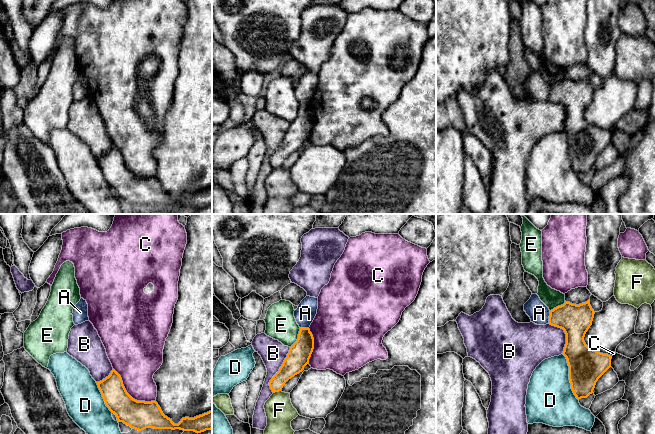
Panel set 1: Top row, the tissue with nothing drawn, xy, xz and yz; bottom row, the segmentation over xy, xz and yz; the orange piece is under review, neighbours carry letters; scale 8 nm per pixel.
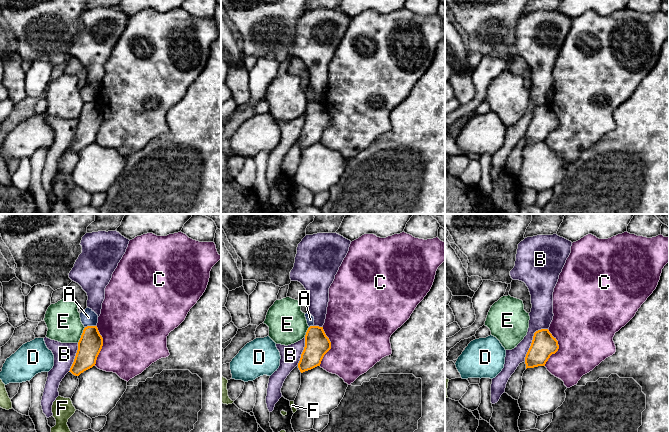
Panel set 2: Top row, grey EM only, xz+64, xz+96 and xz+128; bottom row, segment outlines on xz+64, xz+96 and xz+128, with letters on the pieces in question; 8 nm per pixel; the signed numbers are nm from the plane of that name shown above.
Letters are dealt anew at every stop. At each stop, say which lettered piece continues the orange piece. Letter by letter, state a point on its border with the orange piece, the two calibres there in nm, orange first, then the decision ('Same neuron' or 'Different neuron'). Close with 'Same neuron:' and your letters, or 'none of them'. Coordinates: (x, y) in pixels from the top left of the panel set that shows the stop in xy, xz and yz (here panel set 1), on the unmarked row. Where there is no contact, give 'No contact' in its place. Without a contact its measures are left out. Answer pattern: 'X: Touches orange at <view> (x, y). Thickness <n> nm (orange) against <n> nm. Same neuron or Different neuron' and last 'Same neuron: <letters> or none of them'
A: Touches orange at yz (549, 93). Thickness 240 nm (orange) against 170 nm. Different neuron
B: Touches orange at xz (279, 146). Thickness 180 nm (orange) against 200 nm. Different neuron
C: Touches orange at xy (128, 170). Thickness 240 nm (orange) against 320 nm. Different neuron
D: Touches orange at yz (569, 153). Thickness 280 nm (orange) against 380 nm. Different neuron
E: Touches orange at xz (298, 114). Thickness 180 nm (orange) against 240 nm. Different neuron
F: Touches orange at xz (276, 167). Thickness 160 nm (orange) against 220 nm. Different neuron
Same neuron: none of them

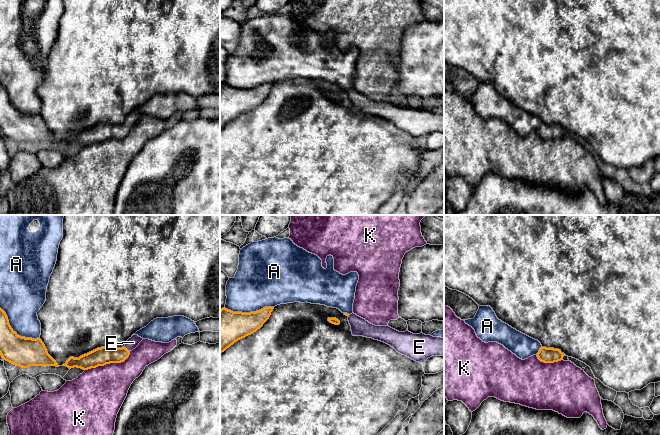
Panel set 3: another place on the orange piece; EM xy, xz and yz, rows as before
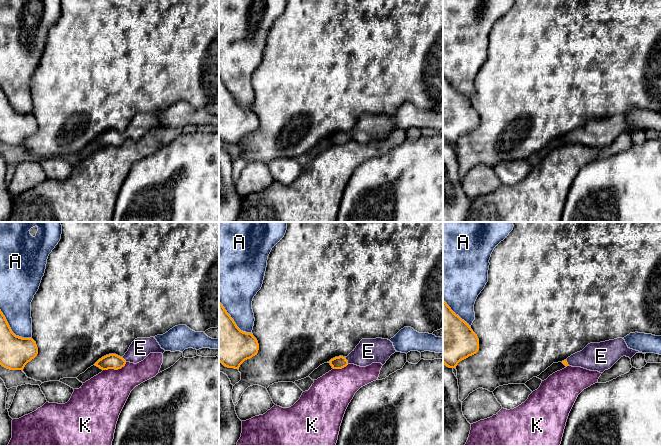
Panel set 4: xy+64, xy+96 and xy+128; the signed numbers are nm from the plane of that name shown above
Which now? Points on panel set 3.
A: Touches orange at xy (15, 108). Thickness 240 nm (orange) against 300 nm. Different neuron
E: Touches orange at xy (126, 125). Thickness 140 nm (orange) against 90 nm. Same neuron
K: Touches orange at xy (109, 139). Thickness 140 nm (orange) against 400 nm. Different neuron
Same neuron: E

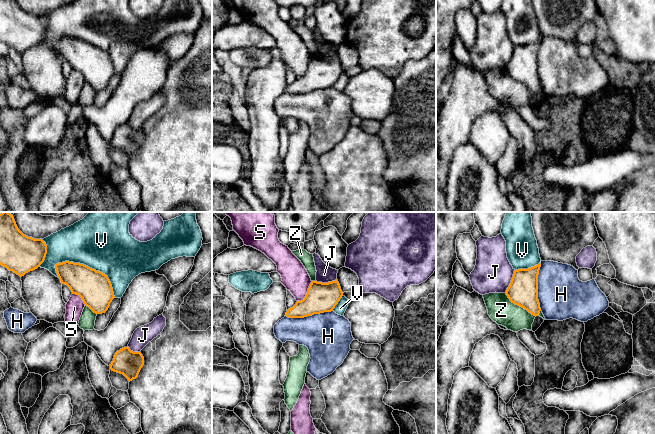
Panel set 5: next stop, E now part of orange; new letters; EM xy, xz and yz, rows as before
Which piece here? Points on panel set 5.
H: Touches orange at xz (308, 91). Thickness 240 nm (orange) against 380 nm. Different neuron
J: Touches orange at yz (511, 57). Thickness 240 nm (orange) against 300 nm. Different neuron
S: Touches orange at xz (307, 69). Thickness 240 nm (orange) against 220 nm. Different neuron
V: Touches orange at xy (91, 44). Thickness 260 nm (orange) against 400 nm. Different neuron
Z: Touches orange at yz (519, 81). Thickness 240 nm (orange) against 220 nm. Different neuron
Same neuron: none of them

